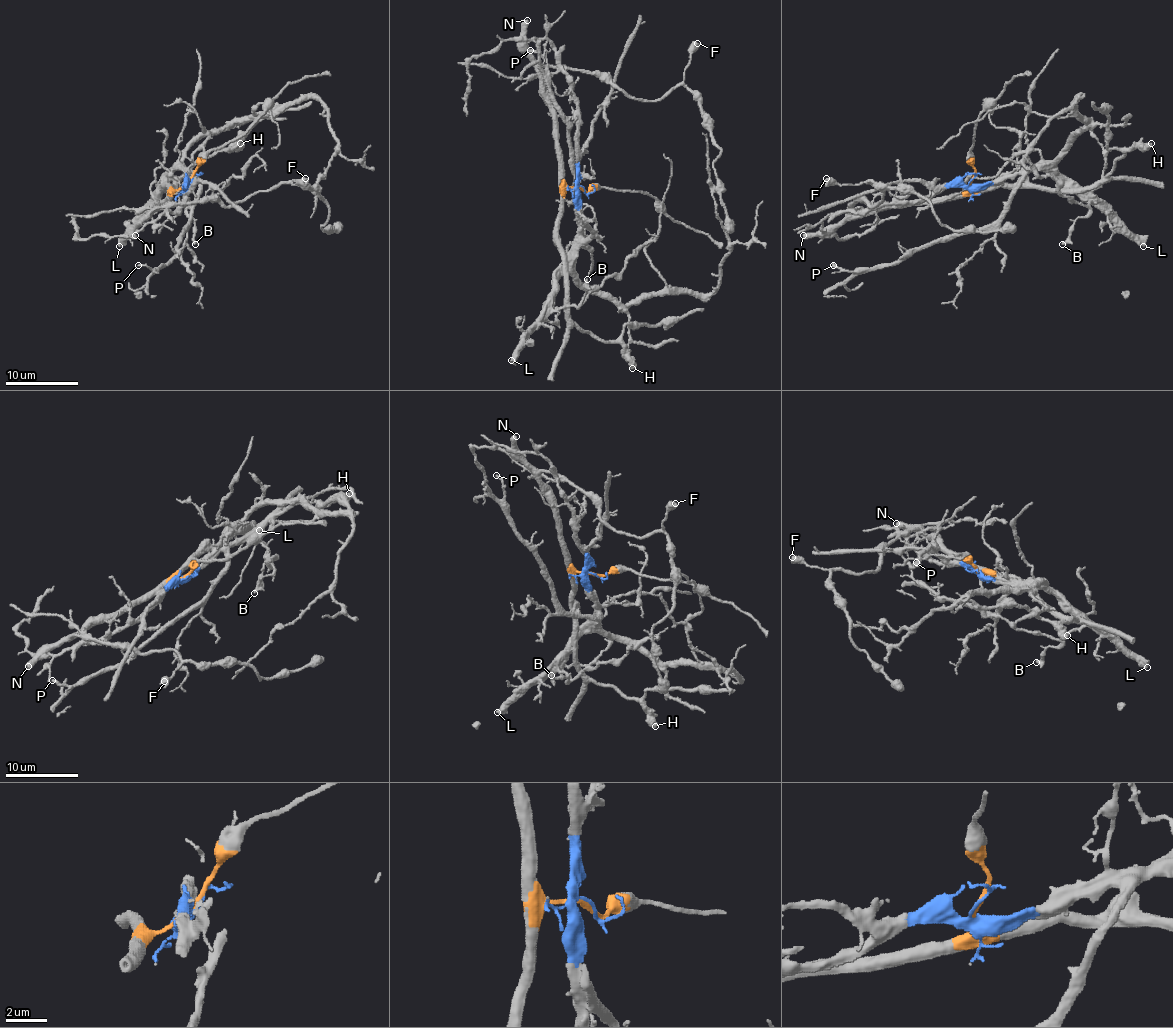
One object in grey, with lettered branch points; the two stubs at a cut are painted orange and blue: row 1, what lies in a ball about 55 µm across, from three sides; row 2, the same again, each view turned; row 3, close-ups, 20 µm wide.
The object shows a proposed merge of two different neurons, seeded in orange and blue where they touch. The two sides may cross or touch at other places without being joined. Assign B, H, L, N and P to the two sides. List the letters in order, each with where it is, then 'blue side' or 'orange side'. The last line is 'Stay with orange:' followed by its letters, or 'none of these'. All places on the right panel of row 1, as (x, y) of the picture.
B: place (1062, 244); blue side
H: place (1151, 143); orange side
L: place (1143, 246); blue side
N: place (803, 235); orange side
P: place (833, 265); blue side
Stay with orange: H, N

